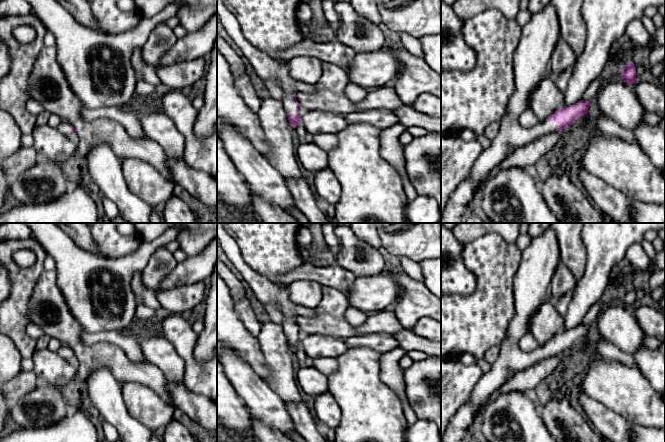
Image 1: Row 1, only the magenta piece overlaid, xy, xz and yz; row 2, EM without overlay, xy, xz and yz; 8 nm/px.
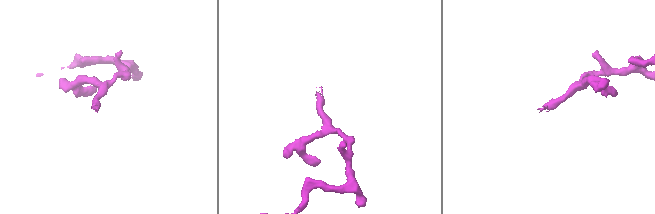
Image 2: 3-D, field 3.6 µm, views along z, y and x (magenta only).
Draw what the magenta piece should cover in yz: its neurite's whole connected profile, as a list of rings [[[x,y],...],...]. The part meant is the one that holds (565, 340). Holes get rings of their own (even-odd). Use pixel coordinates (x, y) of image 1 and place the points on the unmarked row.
[[[549,227],[542,235],[532,237],[528,247],[522,251],[521,264],[514,277],[515,314],[509,322],[505,340],[499,345],[499,356],[491,364],[490,370],[484,373],[475,385],[470,401],[462,405],[451,417],[442,442],[467,442],[470,438],[470,430],[473,428],[480,410],[487,403],[490,396],[511,376],[533,366],[544,358],[550,358],[571,350],[579,341],[588,337],[588,333],[593,324],[580,324],[573,329],[563,330],[557,333],[544,346],[531,352],[524,352],[519,348],[520,339],[529,332],[532,316],[550,294],[550,284],[559,262],[558,239],[552,227]]]

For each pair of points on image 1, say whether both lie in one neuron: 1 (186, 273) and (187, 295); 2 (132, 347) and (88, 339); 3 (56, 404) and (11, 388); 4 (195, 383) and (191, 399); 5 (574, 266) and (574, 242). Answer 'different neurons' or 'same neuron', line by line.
1: different neurons
2: same neuron
3: same neuron
4: different neurons
5: same neuron

